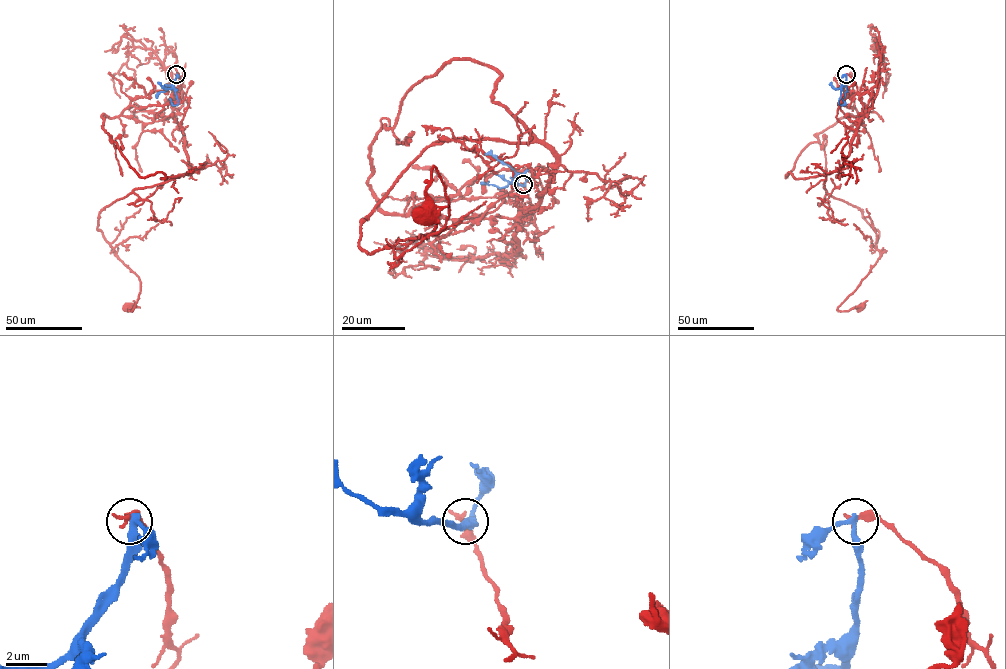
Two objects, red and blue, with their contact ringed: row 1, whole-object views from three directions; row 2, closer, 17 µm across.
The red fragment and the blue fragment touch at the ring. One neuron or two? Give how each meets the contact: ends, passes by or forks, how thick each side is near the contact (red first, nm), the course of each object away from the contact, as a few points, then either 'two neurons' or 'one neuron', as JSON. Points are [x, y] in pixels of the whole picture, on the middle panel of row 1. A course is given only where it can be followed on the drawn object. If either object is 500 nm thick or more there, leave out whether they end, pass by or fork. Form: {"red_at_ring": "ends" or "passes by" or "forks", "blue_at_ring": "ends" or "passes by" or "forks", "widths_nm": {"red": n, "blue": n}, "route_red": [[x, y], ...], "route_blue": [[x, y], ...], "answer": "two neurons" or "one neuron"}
{"red_at_ring": "ends", "blue_at_ring": "passes by", "widths_nm": {"red": 360, "blue": 280}, "route_red": [[524, 185], [517, 223], [544, 145], [437, 140], [358, 245], [398, 258], [445, 225], [434, 167], [425, 216]], "route_blue": [[524, 184], [516, 183], [516, 176], [527, 170], [514, 181], [510, 177]], "answer": "two neurons"}

